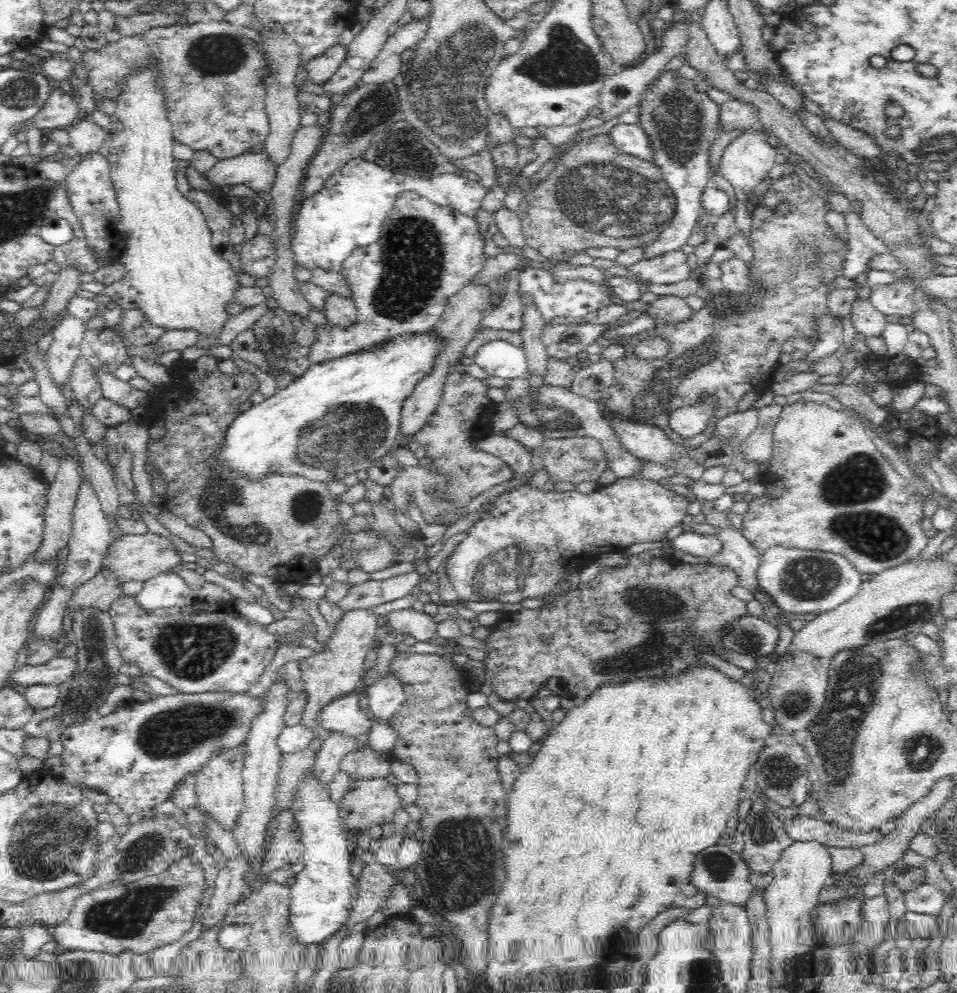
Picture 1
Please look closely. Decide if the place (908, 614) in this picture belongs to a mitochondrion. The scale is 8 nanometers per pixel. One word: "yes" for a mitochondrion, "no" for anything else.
yes

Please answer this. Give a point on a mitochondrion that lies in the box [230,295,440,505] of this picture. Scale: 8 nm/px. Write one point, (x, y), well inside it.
(341, 436)

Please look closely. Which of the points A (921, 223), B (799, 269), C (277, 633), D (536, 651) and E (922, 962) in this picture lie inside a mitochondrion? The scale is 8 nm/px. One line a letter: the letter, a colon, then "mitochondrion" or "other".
A: mitochondrion
B: mitochondrion
C: other
D: other
E: other

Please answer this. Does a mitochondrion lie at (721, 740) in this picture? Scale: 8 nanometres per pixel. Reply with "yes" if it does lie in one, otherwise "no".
no

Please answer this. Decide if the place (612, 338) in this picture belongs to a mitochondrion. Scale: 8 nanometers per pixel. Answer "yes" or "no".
no

